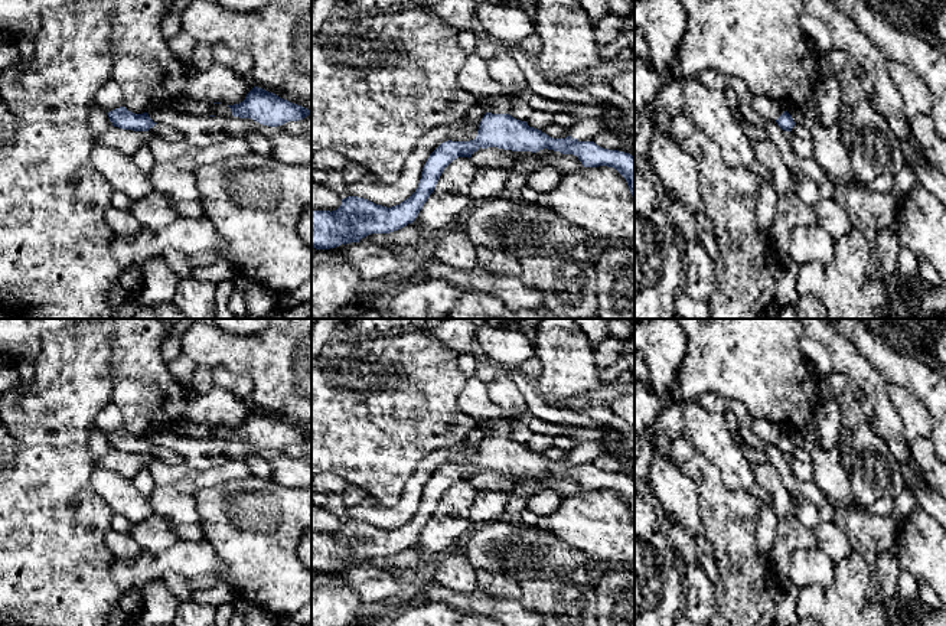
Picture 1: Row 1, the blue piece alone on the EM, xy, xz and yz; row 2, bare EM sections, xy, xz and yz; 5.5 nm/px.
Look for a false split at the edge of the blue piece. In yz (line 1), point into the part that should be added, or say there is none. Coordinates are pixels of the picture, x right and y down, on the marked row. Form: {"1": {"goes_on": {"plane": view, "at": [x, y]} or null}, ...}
{"1": {"goes_on": null}}

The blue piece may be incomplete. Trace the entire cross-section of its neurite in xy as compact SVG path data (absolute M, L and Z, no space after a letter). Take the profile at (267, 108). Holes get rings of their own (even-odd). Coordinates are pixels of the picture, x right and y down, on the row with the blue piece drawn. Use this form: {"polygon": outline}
{"polygon": "M254 87L242 102L228 107L234 117L251 118L268 127L278 127L288 121L299 121L311 114L311 110L283 100L258 87Z"}

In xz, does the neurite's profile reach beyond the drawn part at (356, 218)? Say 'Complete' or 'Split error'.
Complete

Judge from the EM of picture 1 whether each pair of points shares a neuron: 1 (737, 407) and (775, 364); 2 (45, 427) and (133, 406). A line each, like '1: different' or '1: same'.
1: different
2: different

